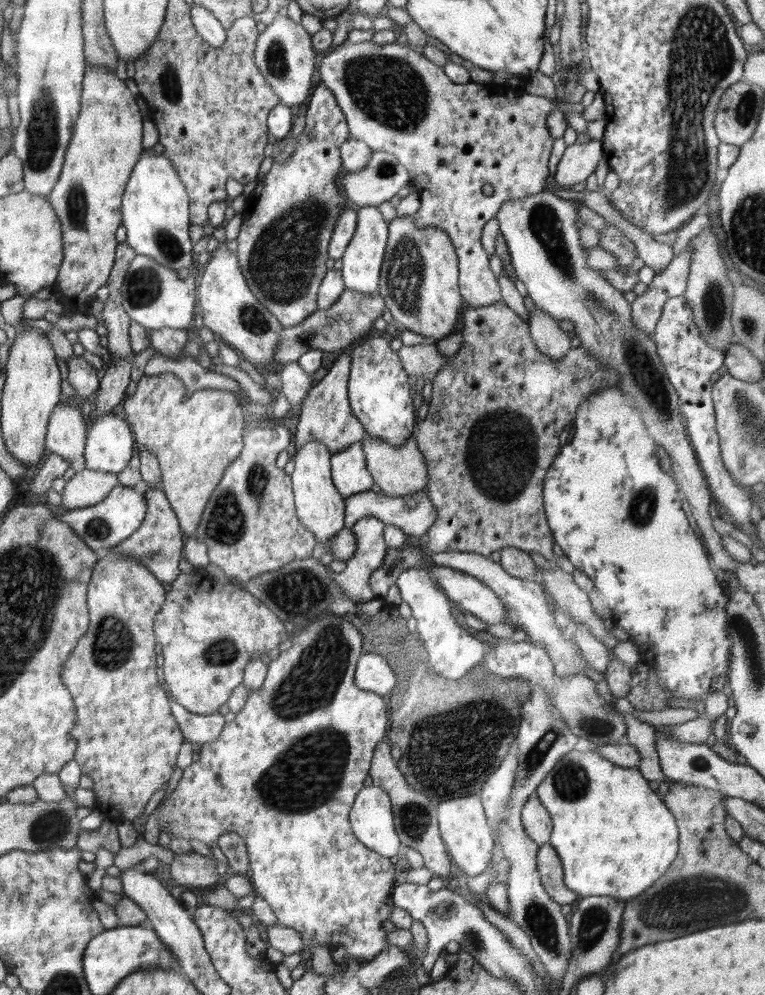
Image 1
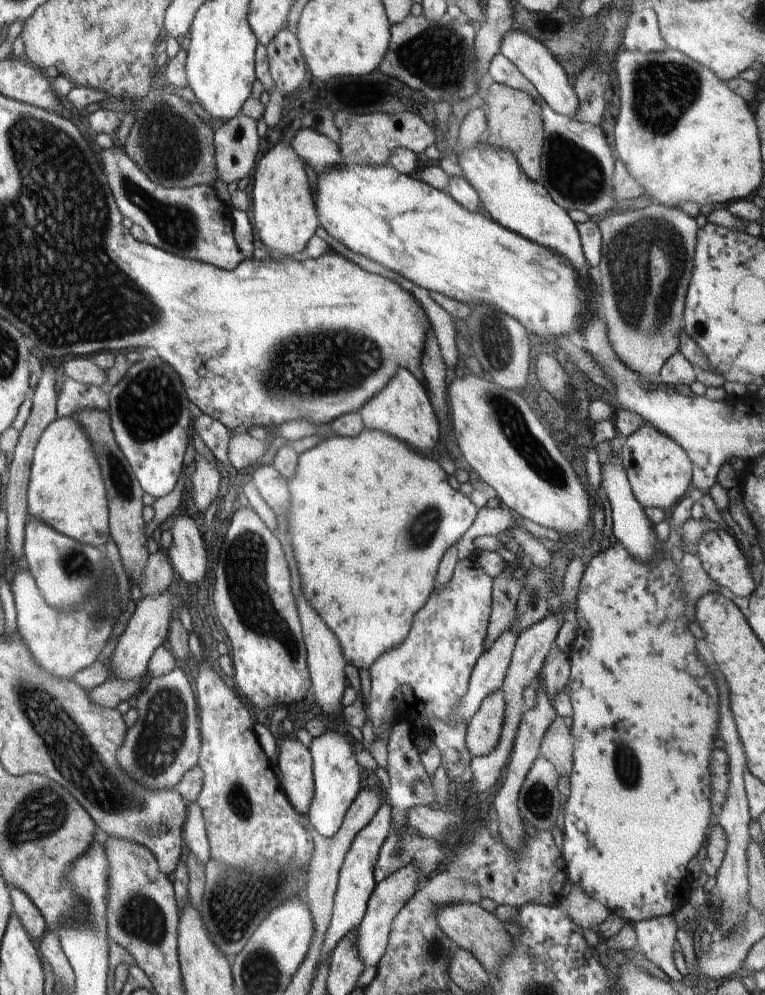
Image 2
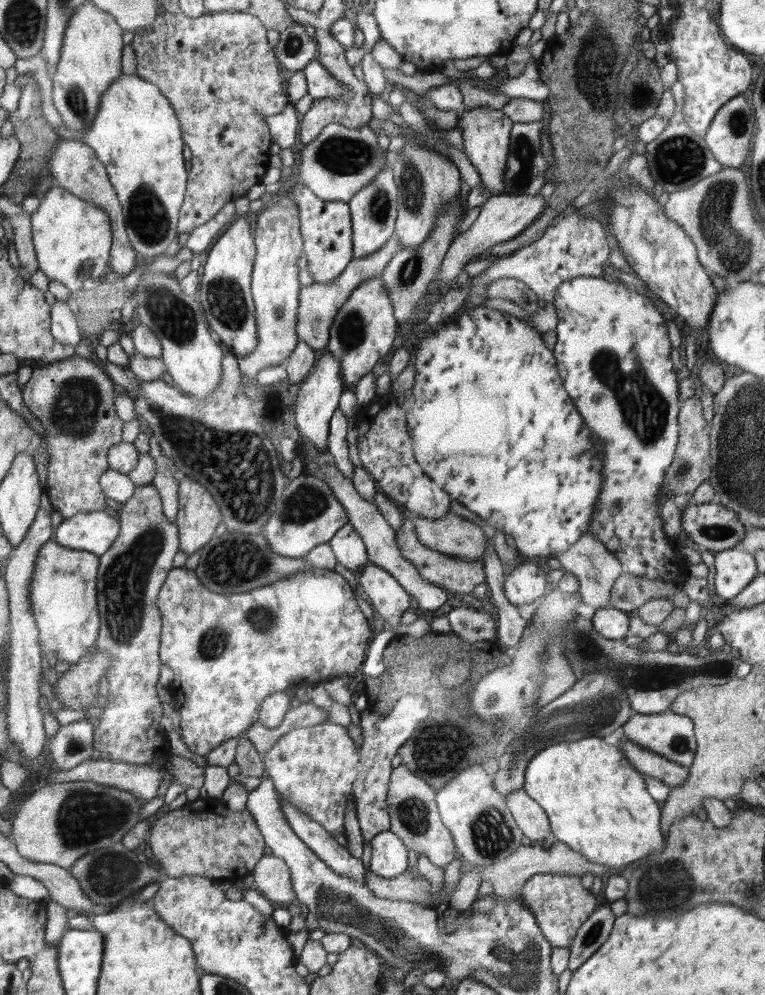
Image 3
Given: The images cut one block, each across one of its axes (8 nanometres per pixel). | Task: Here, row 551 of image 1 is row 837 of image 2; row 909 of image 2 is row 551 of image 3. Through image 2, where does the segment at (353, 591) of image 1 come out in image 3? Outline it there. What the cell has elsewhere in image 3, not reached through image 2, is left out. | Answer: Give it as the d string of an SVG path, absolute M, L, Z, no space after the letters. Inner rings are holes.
M350 524L340 528L327 543L331 546L337 562L346 566L355 576L369 562L365 544Z

